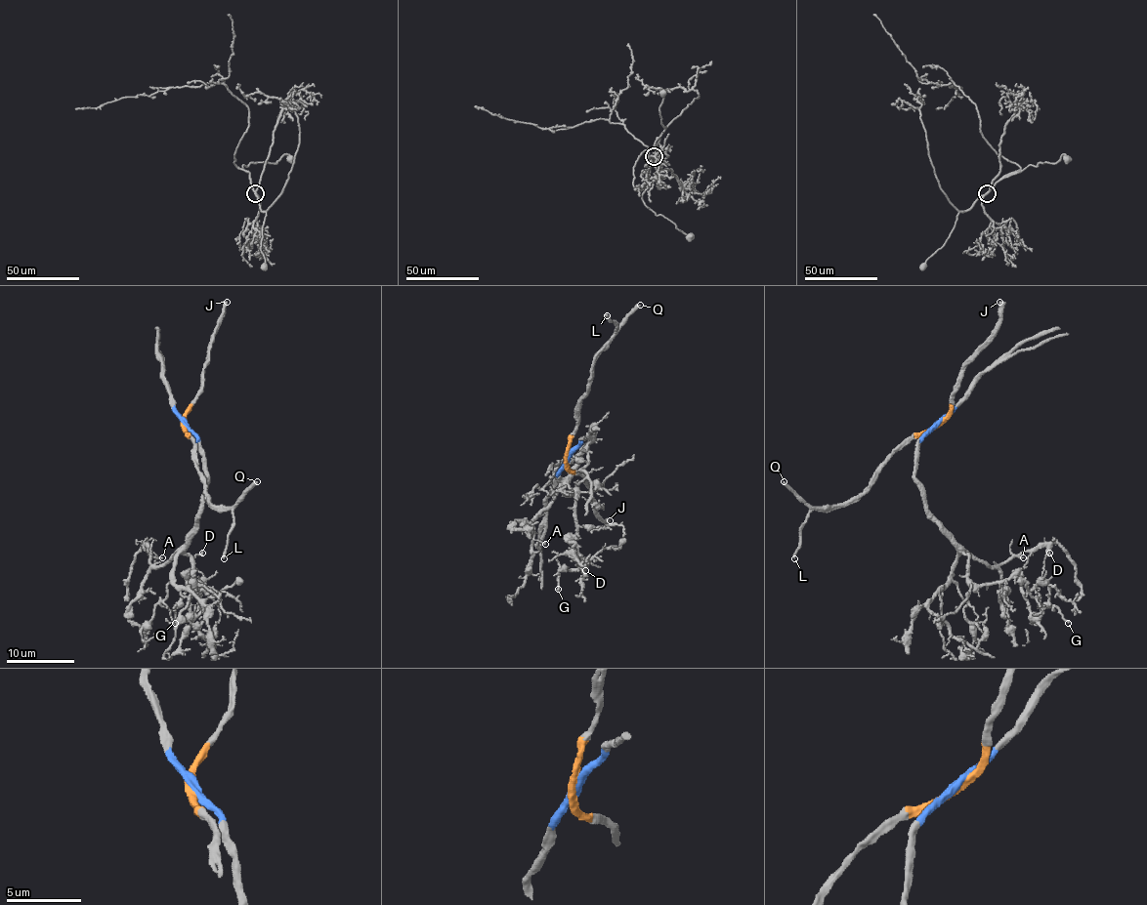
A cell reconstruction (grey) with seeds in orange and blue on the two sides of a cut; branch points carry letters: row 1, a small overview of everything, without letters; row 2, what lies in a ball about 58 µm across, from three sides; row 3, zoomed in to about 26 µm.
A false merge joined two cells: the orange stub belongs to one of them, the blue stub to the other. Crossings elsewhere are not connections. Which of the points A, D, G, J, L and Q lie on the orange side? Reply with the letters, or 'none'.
J, L, Q

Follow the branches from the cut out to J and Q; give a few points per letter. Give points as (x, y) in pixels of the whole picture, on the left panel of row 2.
J: (183, 425), (188, 406), (201, 388), (208, 345), (222, 319), (222, 308), (227, 301)
Q: (183, 425), (194, 445), (194, 460), (211, 504), (232, 506), (257, 482)

